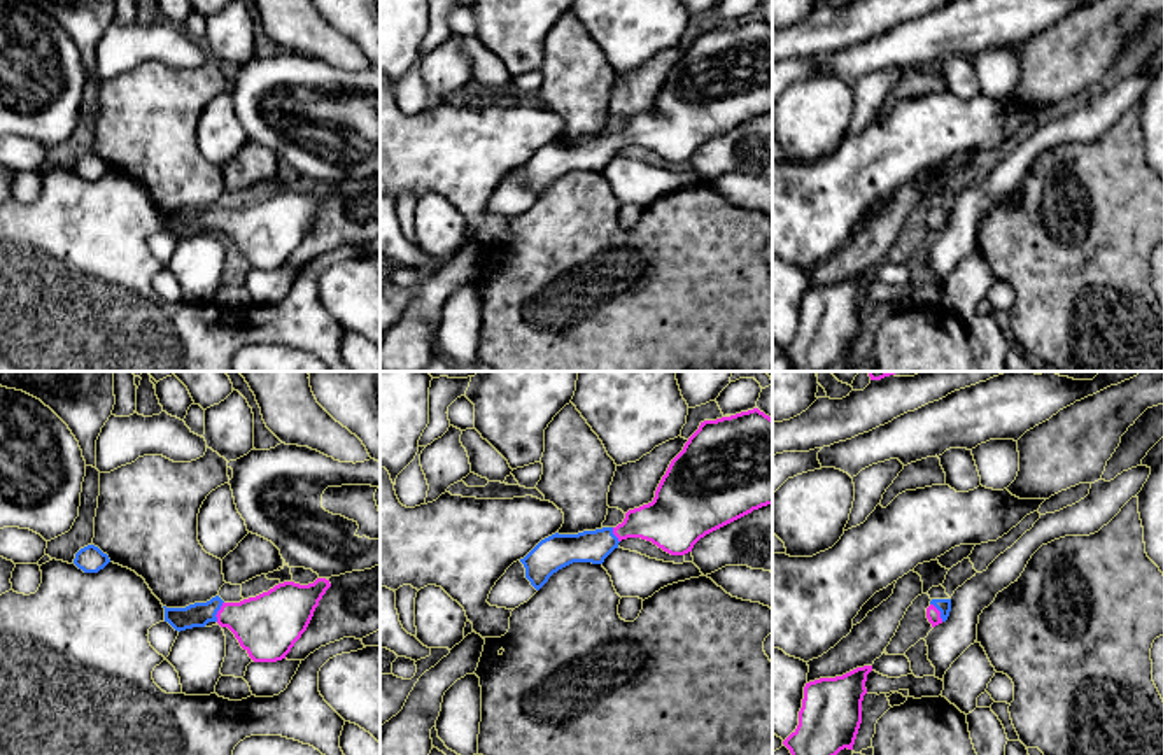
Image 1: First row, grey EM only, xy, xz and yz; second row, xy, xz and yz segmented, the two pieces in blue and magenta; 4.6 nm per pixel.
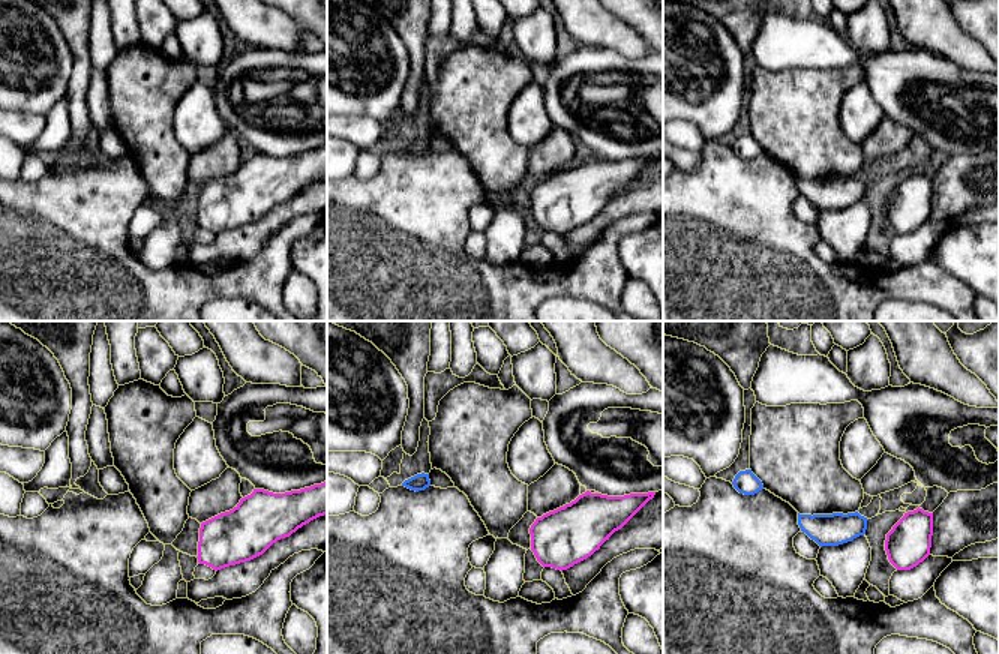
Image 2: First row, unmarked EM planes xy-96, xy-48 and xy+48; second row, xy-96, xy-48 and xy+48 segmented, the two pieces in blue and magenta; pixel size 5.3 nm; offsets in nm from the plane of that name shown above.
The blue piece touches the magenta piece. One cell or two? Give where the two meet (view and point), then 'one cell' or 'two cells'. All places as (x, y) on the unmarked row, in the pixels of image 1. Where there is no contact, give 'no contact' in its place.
contact xy (218, 218); one cell

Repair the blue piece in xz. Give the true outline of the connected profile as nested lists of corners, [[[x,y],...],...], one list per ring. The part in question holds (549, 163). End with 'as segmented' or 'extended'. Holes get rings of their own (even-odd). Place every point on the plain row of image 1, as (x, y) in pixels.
[[[758,16],[701,30],[683,58],[671,68],[652,110],[629,117],[617,135],[552,142],[520,170],[525,186],[539,198],[548,186],[573,170],[603,172],[627,145],[652,149],[671,163],[685,163],[706,142],[772,112],[772,26]]] | extended

